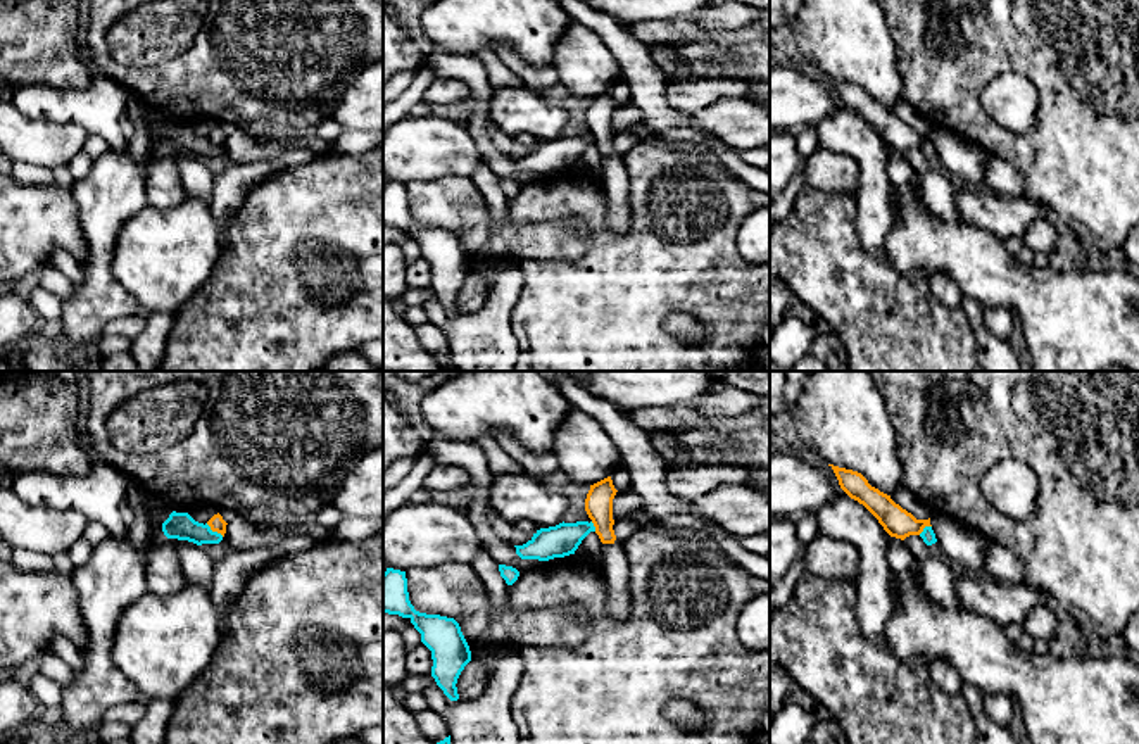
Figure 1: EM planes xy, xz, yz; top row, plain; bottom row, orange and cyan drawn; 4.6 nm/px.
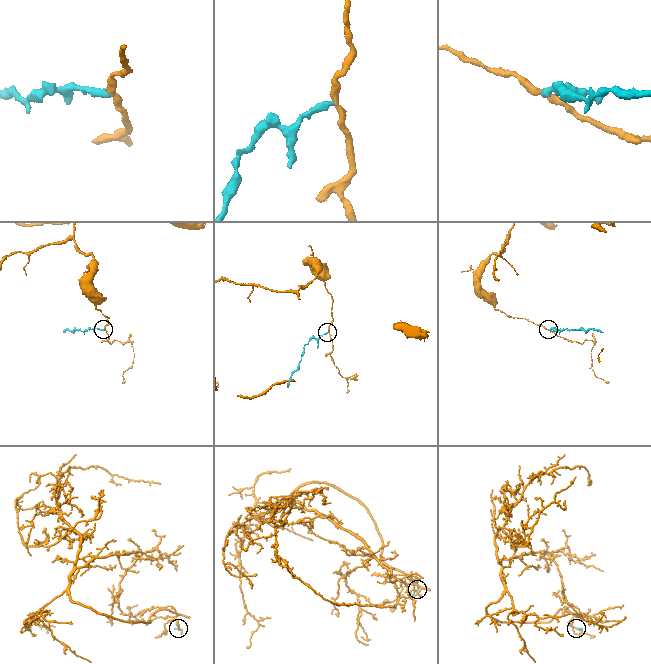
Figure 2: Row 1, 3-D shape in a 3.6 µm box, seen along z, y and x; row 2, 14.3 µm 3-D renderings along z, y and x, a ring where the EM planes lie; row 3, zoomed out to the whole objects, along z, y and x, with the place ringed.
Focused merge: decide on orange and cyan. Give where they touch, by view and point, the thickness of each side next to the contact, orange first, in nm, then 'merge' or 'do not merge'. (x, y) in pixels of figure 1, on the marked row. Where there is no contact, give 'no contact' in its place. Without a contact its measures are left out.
xy (214, 530) | 70/130 nm | do not merge

